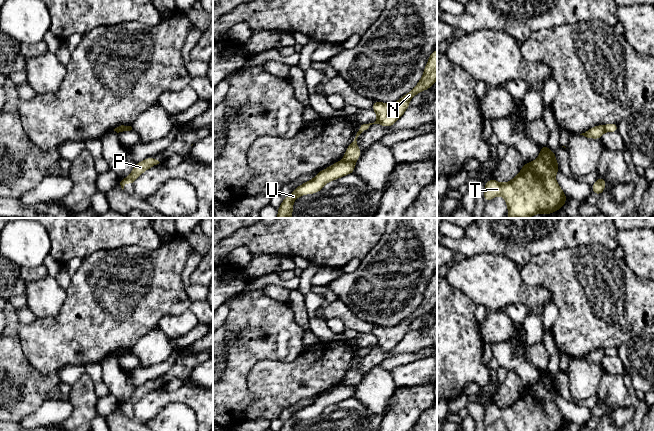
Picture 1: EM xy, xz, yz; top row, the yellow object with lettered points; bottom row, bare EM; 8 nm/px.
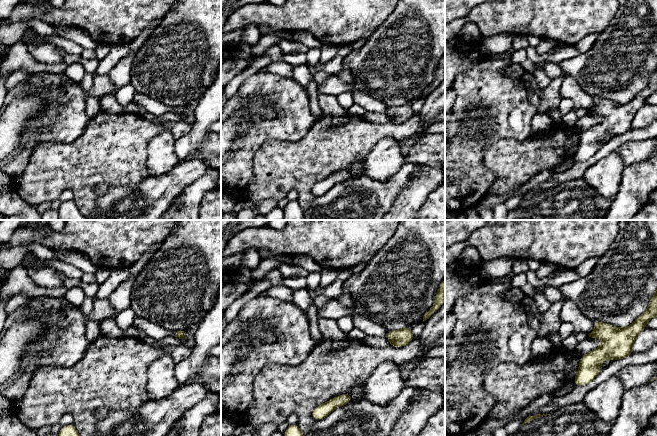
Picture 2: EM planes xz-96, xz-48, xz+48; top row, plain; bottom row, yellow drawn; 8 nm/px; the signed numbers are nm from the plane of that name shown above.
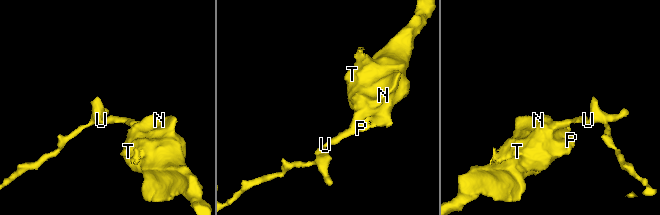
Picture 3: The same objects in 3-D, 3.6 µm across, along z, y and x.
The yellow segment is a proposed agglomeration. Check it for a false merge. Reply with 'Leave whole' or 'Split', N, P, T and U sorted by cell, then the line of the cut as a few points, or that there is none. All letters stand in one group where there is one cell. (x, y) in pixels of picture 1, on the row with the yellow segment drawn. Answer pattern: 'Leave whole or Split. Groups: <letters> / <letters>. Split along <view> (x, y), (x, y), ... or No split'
Split. Groups: N P T / U. Split along xz (343, 159), (354, 163)

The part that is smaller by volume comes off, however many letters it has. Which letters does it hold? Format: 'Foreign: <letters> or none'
Foreign: N, P, T

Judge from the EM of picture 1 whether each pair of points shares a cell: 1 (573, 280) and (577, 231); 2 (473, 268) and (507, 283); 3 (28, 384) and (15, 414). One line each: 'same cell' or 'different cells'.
1: different cells
2: same cell
3: same cell

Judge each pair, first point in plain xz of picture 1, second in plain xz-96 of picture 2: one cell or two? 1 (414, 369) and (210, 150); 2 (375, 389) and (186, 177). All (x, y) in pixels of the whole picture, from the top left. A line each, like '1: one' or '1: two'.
1: one
2: two

